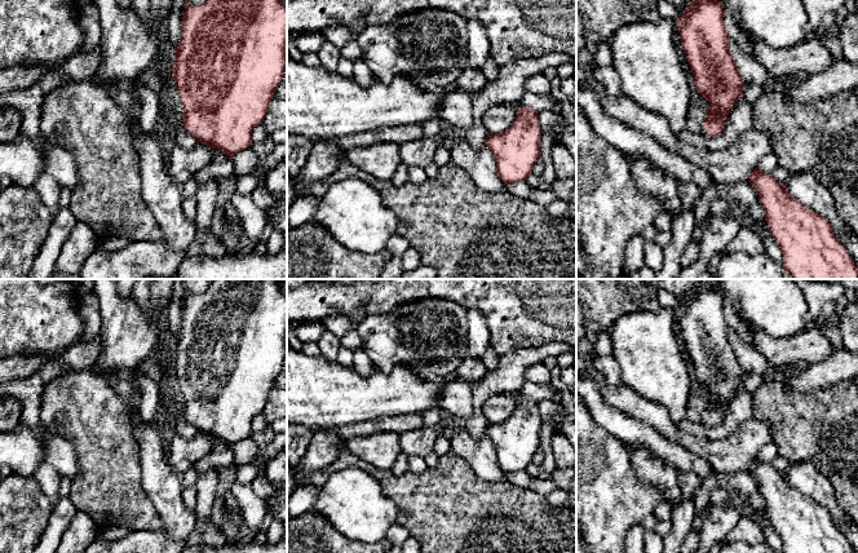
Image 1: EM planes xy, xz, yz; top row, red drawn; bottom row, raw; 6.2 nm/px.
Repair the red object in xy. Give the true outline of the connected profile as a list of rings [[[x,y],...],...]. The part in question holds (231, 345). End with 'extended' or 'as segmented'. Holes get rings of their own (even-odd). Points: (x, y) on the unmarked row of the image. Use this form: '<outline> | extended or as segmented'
[[[214,279],[207,291],[200,295],[185,293],[185,302],[181,310],[181,328],[174,340],[172,364],[174,376],[181,382],[183,401],[183,417],[186,423],[198,429],[199,433],[222,441],[229,448],[233,444],[248,438],[252,434],[252,420],[264,411],[271,388],[280,373],[287,354],[287,297],[282,293],[279,279]]] | as segmented

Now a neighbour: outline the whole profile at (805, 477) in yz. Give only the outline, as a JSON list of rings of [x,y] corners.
[[[810,461],[791,464],[786,473],[795,488],[831,513],[835,526],[848,539],[854,553],[858,553],[858,526],[839,505],[830,479]]]

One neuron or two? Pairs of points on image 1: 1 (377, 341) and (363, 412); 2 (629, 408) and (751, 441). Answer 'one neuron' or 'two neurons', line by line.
1: two neurons
2: one neuron

